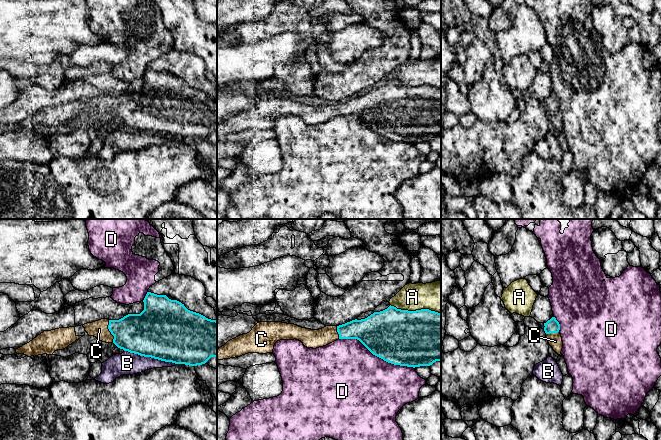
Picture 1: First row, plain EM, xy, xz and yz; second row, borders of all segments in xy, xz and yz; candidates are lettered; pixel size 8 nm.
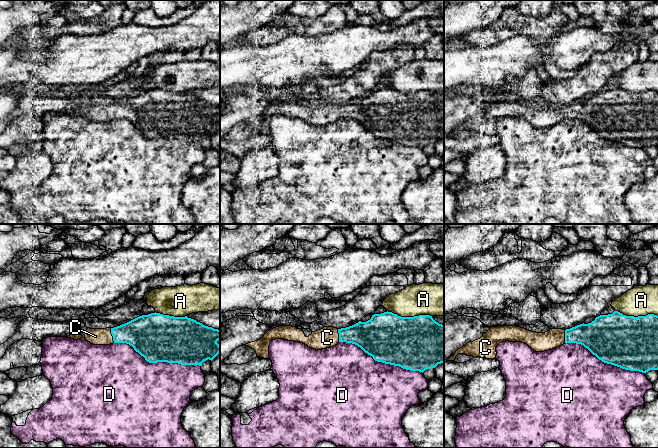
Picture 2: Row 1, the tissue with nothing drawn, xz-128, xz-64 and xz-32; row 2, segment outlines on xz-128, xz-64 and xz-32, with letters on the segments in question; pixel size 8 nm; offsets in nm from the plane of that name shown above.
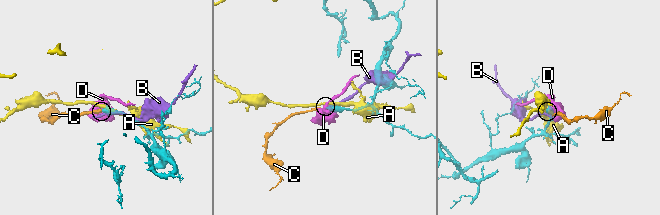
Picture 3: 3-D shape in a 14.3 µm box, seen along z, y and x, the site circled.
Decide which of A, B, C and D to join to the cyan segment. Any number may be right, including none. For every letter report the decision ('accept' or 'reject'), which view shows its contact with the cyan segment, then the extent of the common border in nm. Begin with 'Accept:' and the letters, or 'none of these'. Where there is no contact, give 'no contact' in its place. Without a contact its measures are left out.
Accept: C
A: reject | xz | 420 nm
B: reject | xy | 440 nm
C: accept | xy | 190 nm
D: reject | xz | 650 nm

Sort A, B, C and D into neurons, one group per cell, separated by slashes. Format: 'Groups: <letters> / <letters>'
Groups: A / B / C / D

